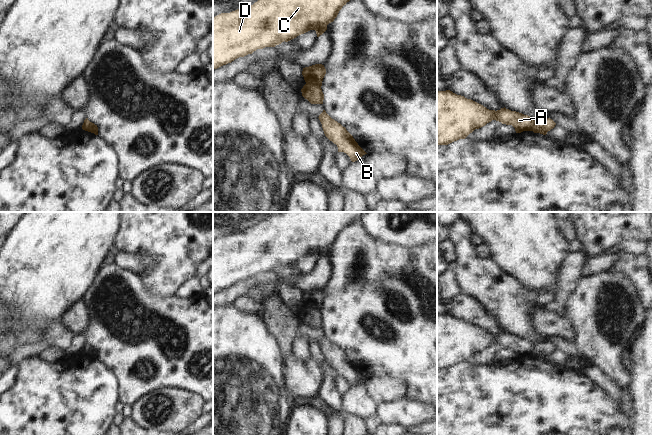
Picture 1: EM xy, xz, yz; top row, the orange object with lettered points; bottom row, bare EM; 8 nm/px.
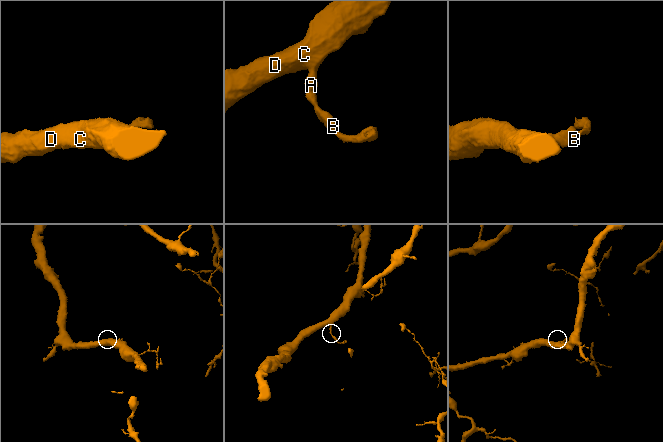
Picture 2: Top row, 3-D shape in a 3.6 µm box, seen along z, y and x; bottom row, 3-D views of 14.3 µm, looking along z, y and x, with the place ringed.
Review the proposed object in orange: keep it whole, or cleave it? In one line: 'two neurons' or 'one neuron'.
two neurons

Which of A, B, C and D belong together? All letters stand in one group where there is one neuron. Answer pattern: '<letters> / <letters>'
A C D / B

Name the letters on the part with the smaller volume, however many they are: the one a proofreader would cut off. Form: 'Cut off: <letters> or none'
Cut off: B.

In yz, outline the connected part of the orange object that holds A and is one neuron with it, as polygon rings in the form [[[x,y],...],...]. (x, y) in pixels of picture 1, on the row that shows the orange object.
[[[450,90],[437,91],[437,145],[448,145],[459,139],[465,139],[475,129],[485,126],[492,120],[512,125],[516,133],[532,131],[534,126],[534,119],[528,115],[511,111],[505,107],[497,111],[489,110],[483,105]]]

